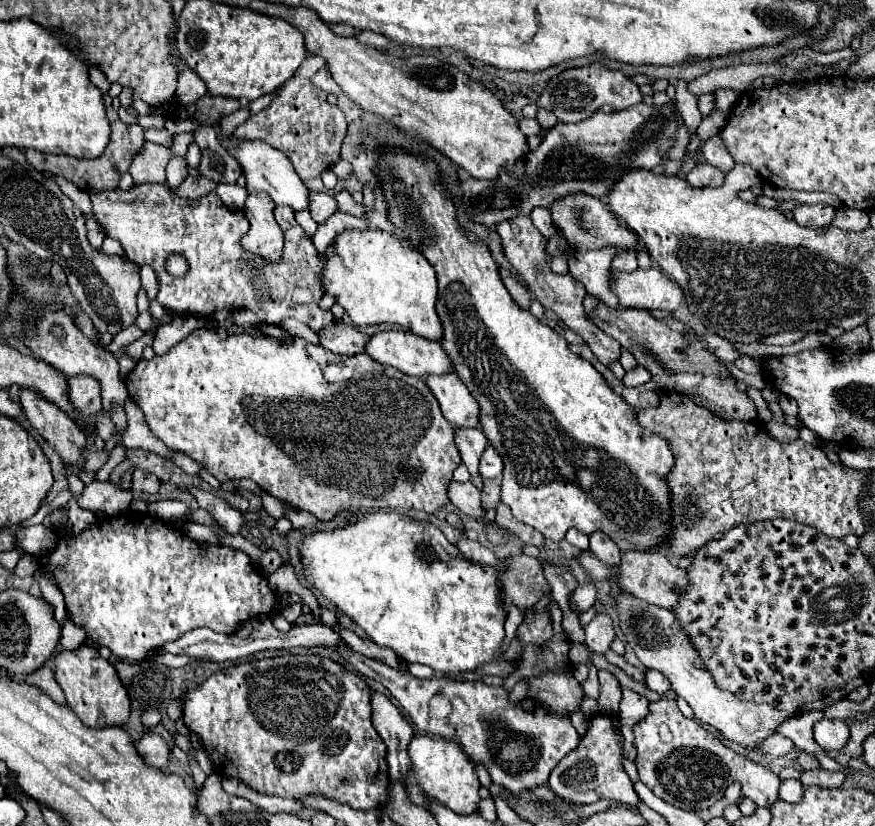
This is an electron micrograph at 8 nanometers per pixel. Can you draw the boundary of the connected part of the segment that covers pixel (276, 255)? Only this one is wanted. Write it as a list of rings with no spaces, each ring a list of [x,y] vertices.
[[[266,194],[248,196],[244,204],[244,214],[250,222],[250,230],[242,238],[242,250],[252,252],[254,256],[272,258],[272,262],[280,262],[284,250],[284,234],[280,226],[274,222],[274,204]]]

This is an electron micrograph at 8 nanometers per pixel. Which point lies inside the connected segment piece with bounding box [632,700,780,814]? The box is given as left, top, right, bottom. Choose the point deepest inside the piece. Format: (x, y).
(685, 765)

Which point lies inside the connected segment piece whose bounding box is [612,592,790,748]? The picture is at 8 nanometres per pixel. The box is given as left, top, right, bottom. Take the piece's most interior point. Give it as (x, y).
(653, 633)

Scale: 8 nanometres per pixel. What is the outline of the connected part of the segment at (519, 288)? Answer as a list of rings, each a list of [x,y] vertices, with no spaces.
[[[506,276],[502,278],[502,282],[510,292],[510,296],[514,298],[514,302],[518,302],[518,306],[526,310],[530,306],[530,292],[526,290],[526,286],[522,286],[522,282],[518,282],[514,276]]]

